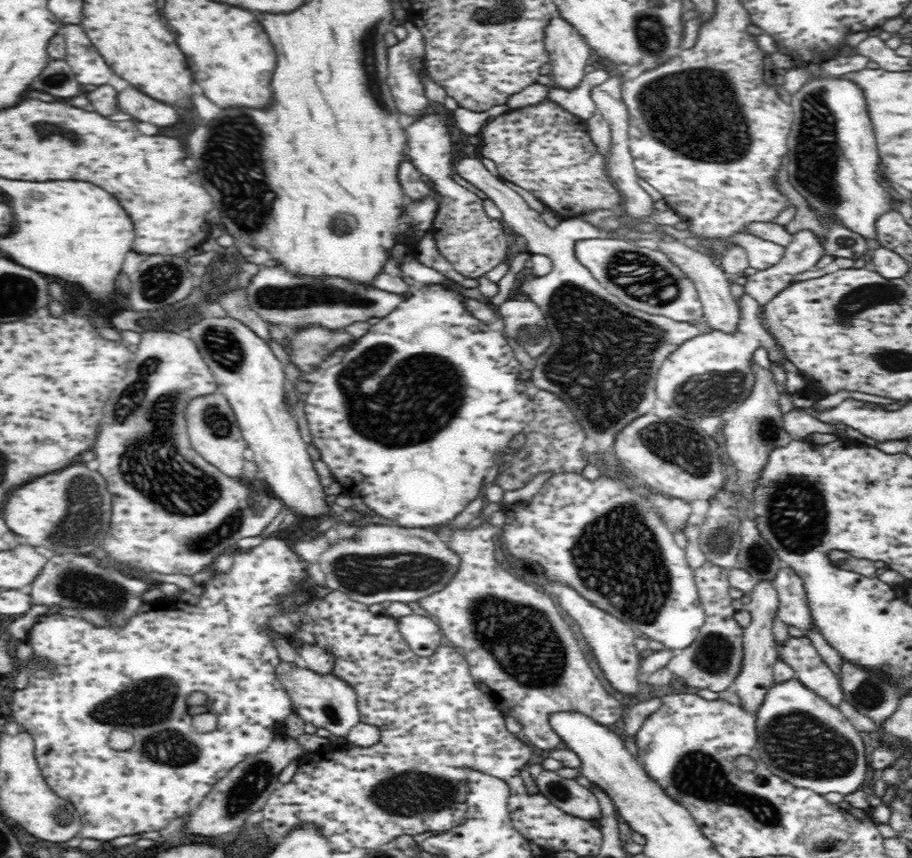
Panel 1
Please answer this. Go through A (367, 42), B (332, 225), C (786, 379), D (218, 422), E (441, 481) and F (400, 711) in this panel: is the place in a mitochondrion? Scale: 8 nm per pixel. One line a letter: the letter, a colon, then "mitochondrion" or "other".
A: mitochondrion
B: mitochondrion
C: other
D: mitochondrion
E: other
F: other

